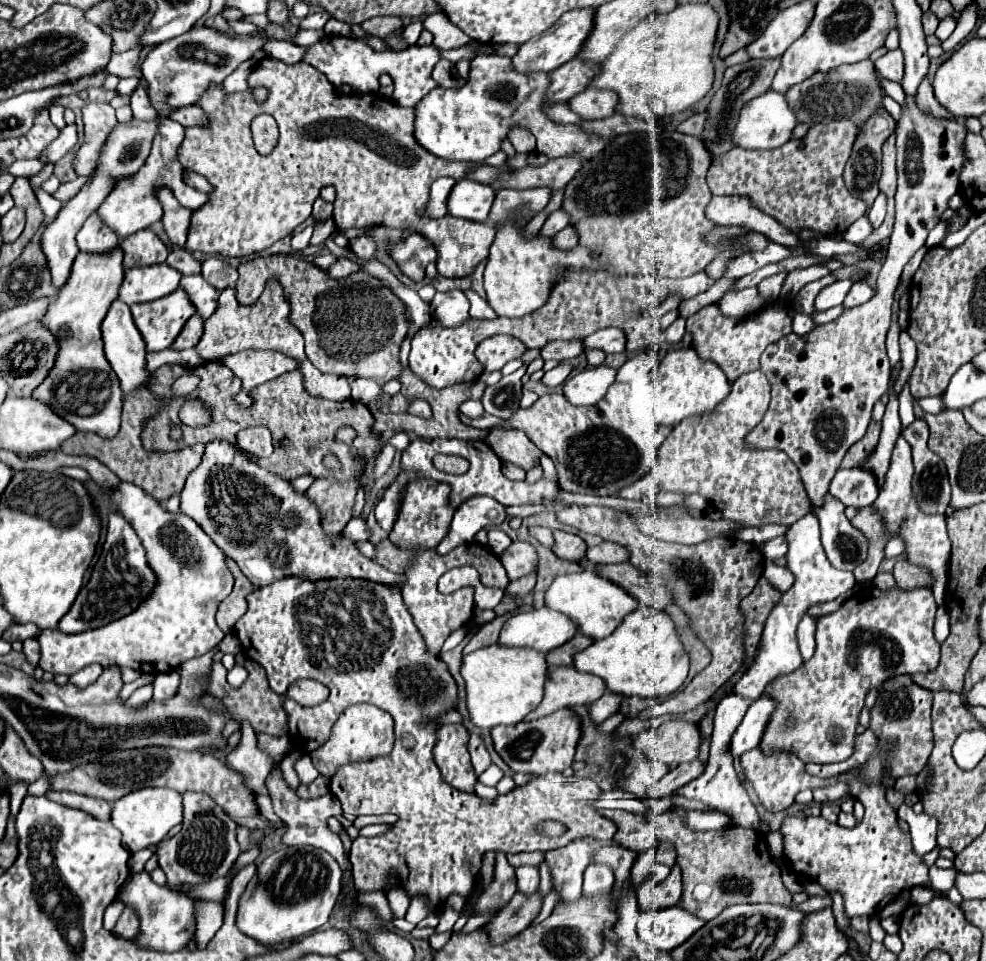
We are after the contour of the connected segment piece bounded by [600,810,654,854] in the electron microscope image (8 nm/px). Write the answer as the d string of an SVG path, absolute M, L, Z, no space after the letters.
M600 810L600 812L618 824L618 832L614 836L616 846L634 850L638 854L652 848L654 832L652 832L652 826L644 818L624 812L624 810Z

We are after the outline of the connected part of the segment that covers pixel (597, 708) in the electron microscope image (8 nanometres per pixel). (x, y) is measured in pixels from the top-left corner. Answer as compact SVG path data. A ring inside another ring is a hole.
M606 692L602 698L598 698L596 702L590 704L590 708L588 708L590 720L592 720L594 724L602 724L606 718L610 718L612 714L618 712L620 700L622 700L622 698L616 698L616 694L608 694L608 692Z

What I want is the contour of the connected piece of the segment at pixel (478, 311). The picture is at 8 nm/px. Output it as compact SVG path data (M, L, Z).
M466 290L464 292L466 296L468 296L468 300L470 300L470 316L474 316L474 318L496 318L496 312L492 310L492 306L488 304L488 300L486 298L482 298L478 292L474 292L474 290Z

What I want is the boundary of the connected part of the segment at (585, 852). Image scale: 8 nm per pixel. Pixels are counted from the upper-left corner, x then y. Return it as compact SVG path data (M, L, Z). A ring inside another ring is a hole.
M580 840L580 842L570 842L564 848L546 852L546 862L550 864L550 870L552 870L554 888L560 890L562 900L575 902L578 898L582 898L584 870L588 864L592 864L590 852L604 844L612 846L614 842L612 840L608 842Z

